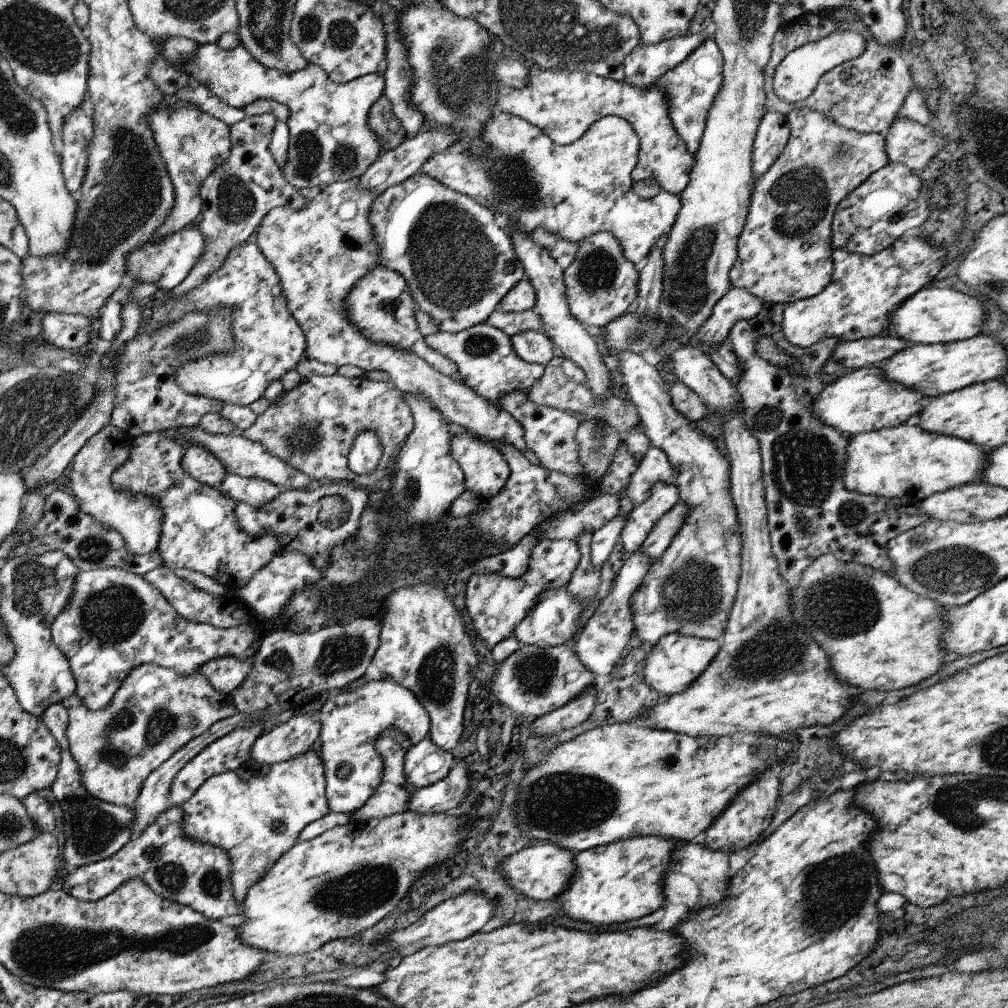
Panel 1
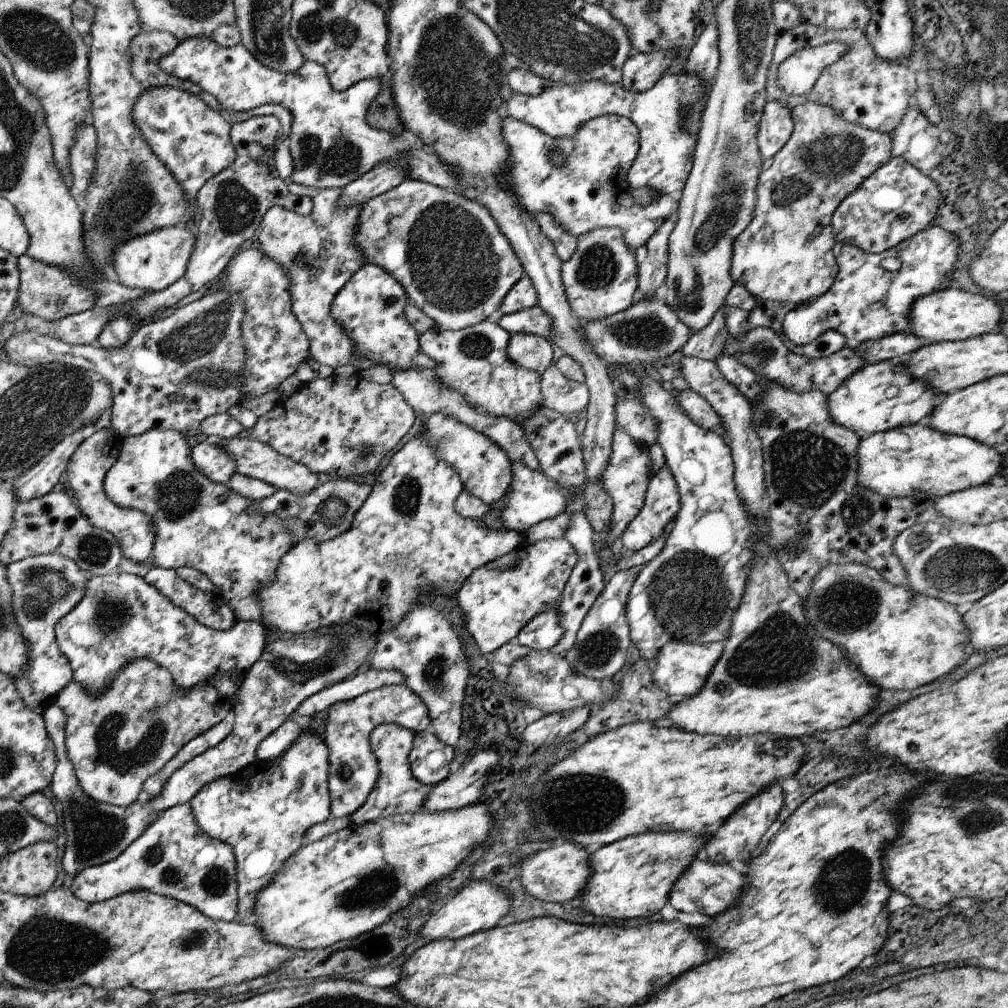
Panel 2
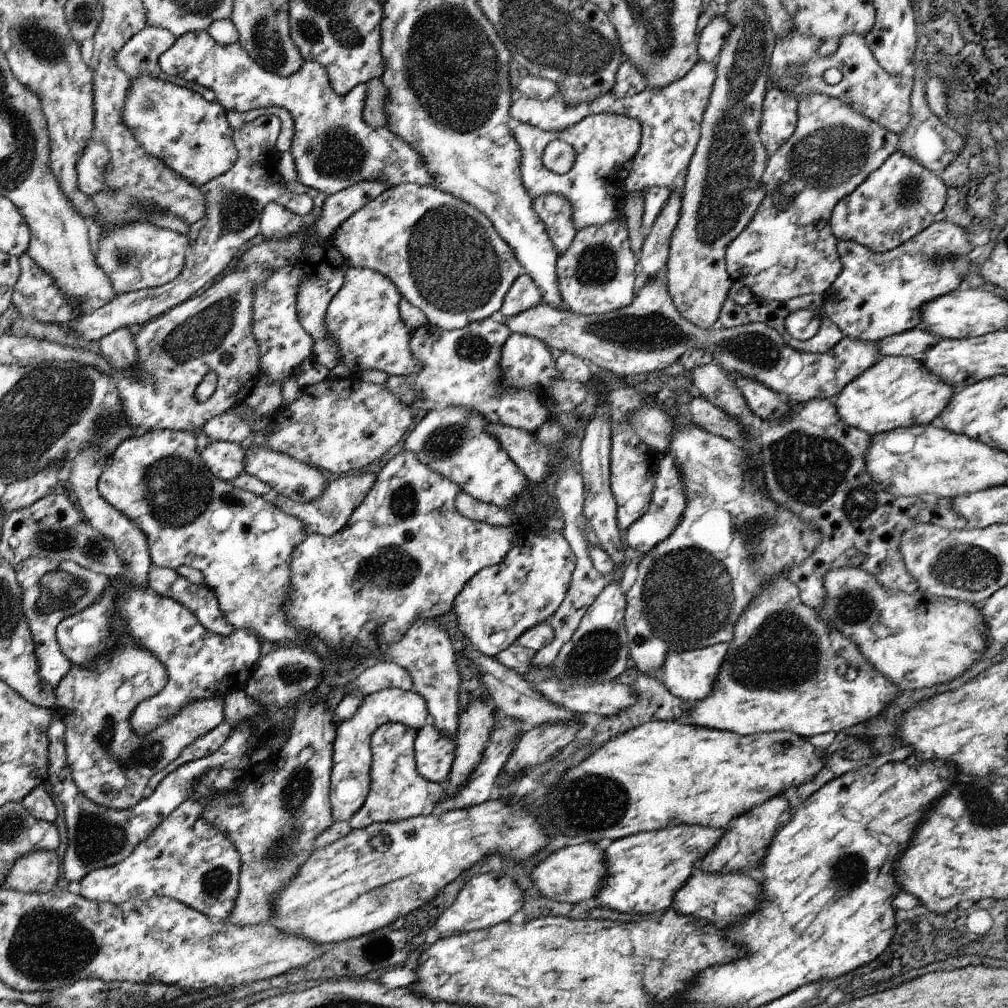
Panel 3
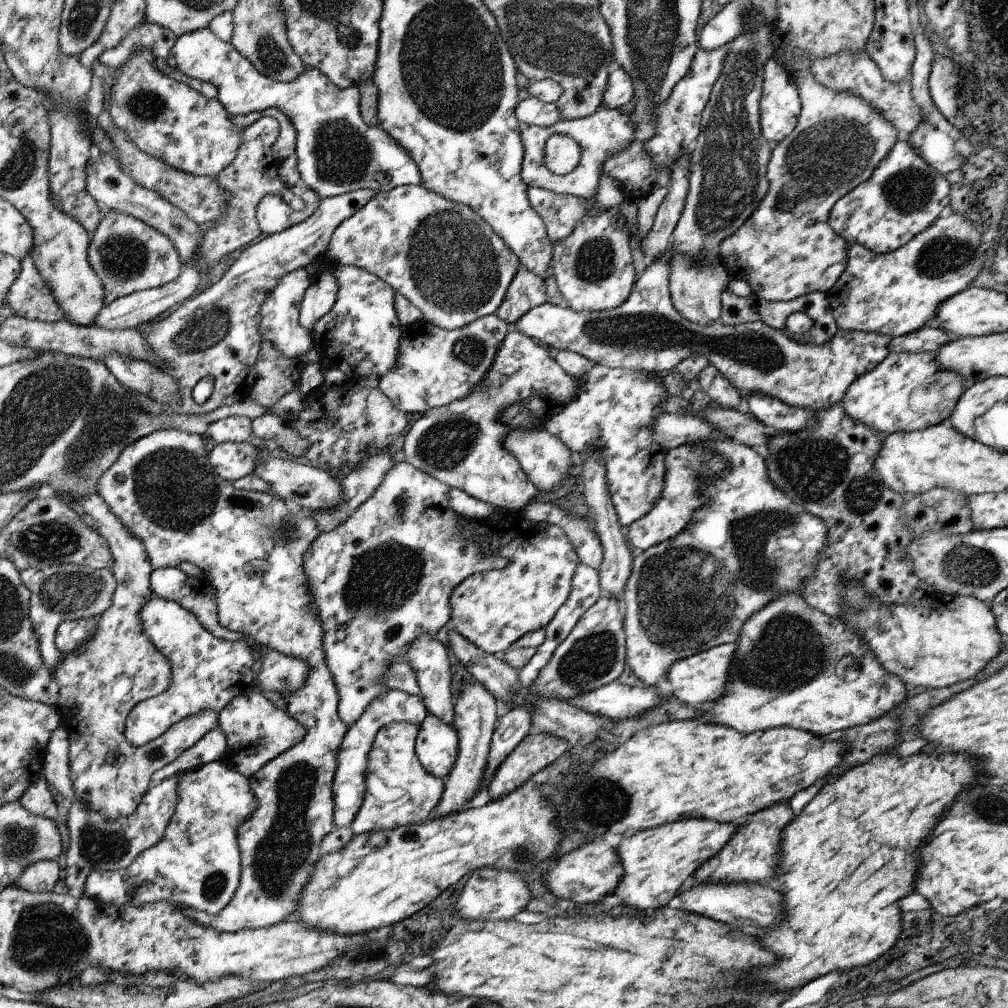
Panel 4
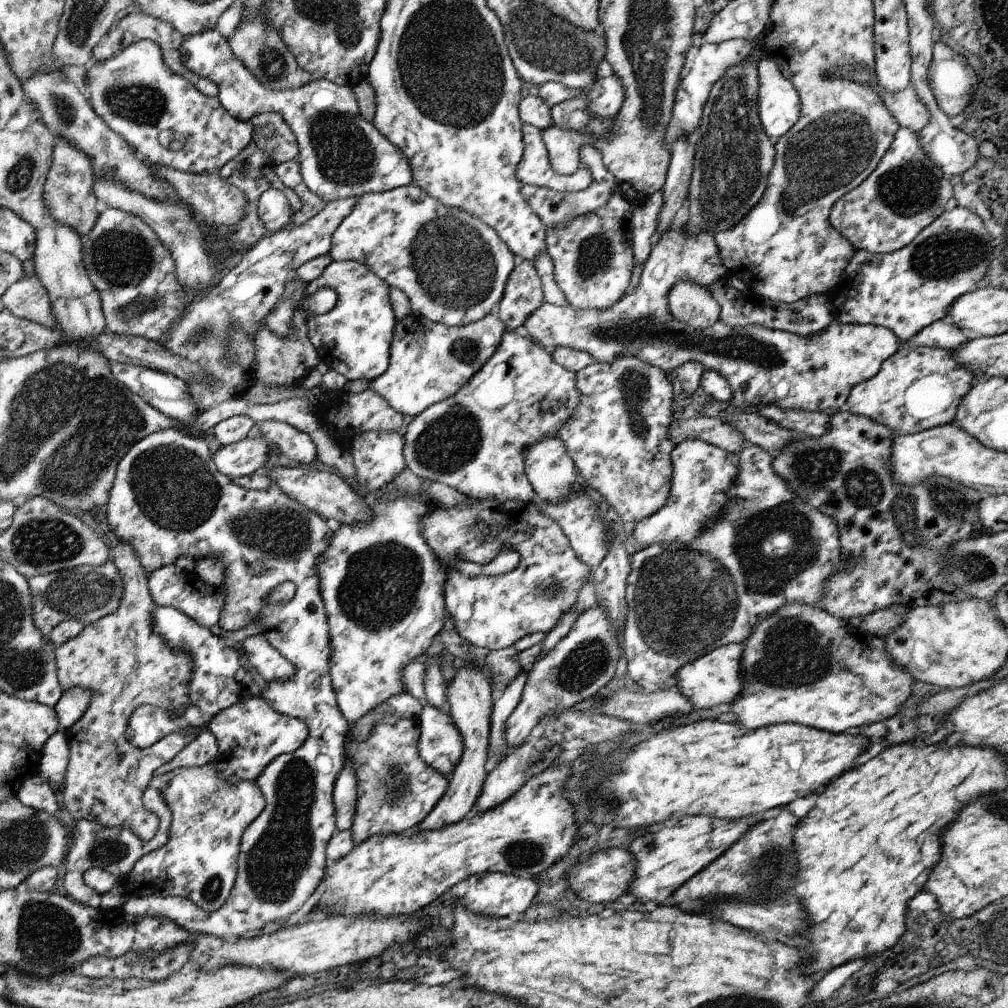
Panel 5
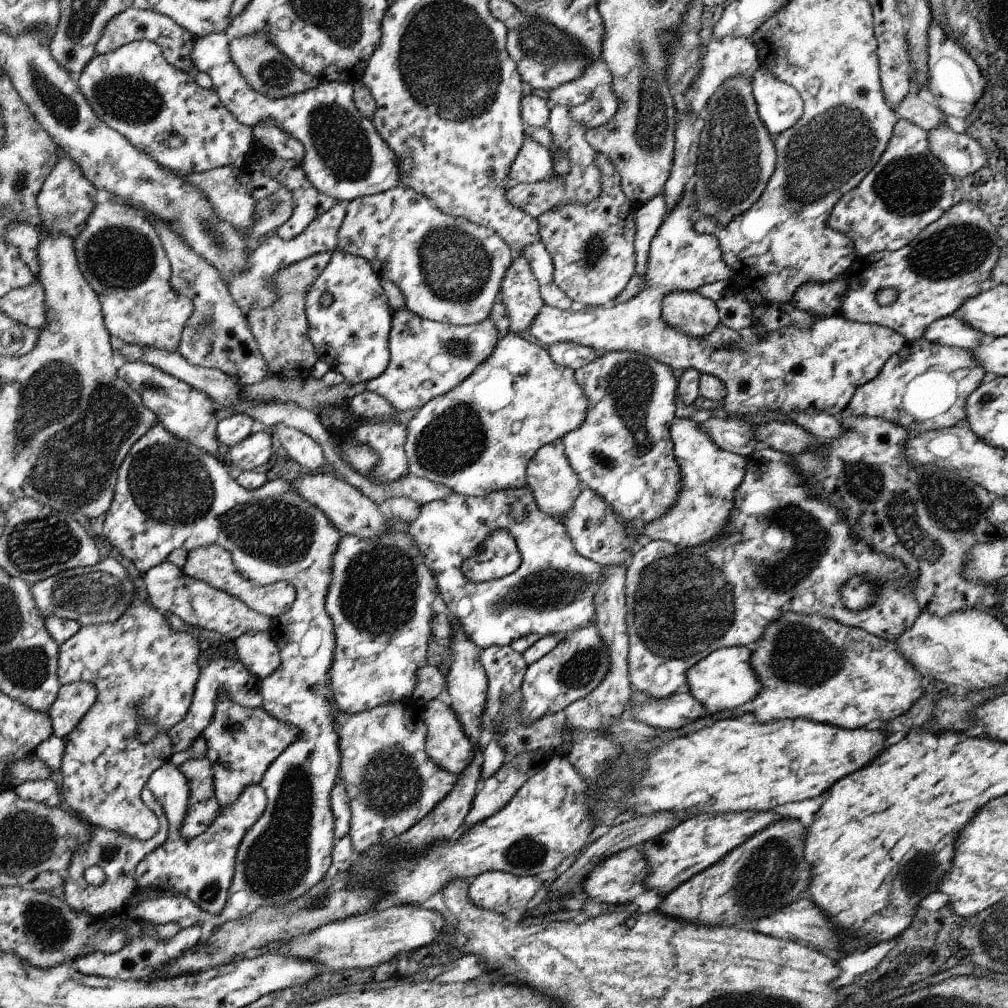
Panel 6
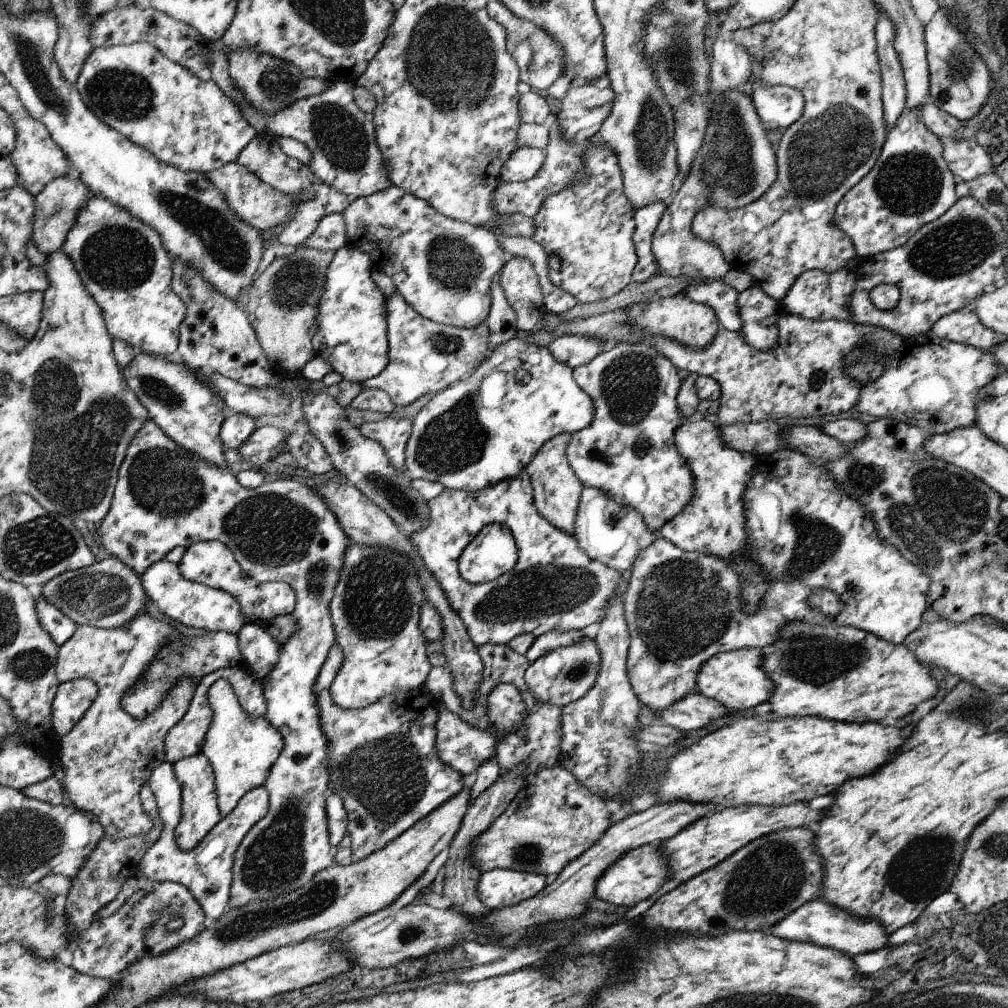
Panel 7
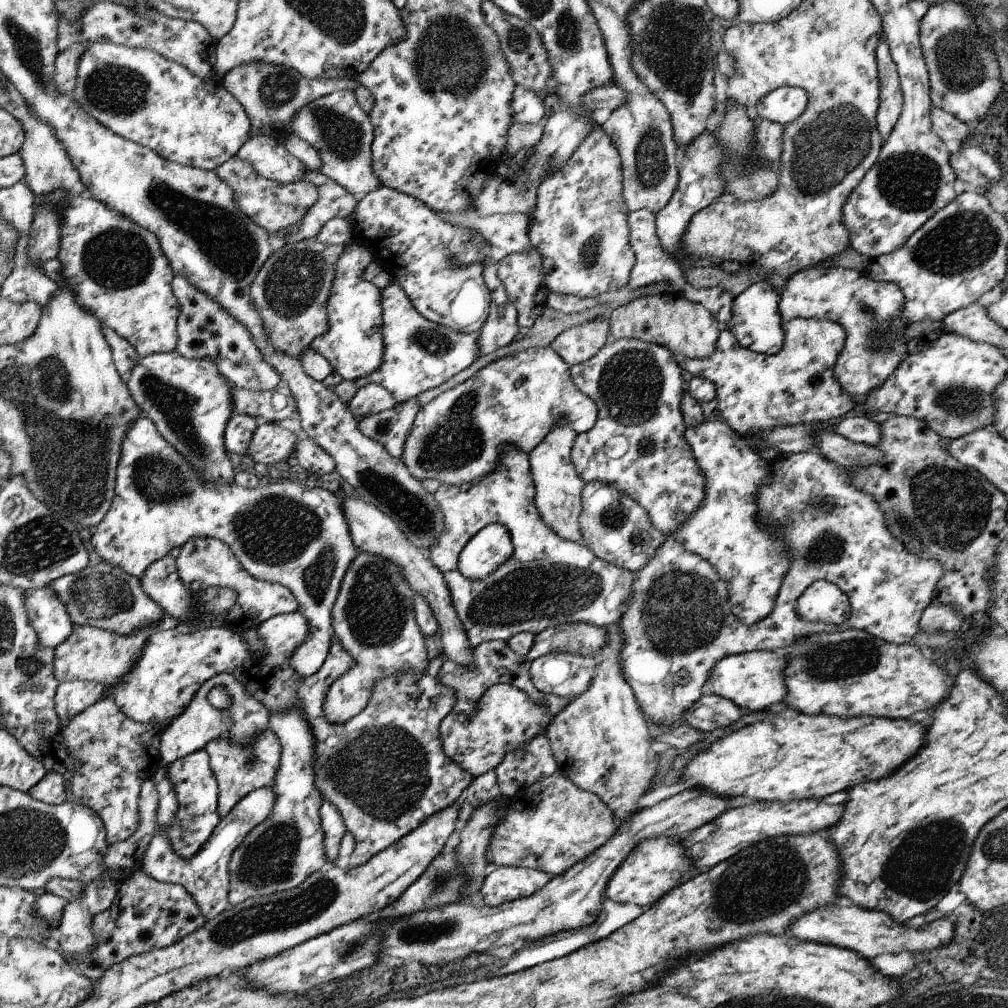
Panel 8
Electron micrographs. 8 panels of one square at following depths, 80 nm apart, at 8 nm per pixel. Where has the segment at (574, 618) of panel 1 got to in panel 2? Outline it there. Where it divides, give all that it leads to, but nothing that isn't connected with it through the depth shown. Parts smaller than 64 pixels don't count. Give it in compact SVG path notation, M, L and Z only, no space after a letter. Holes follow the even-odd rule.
M555 604L553 608L547 608L535 614L535 618L531 618L531 622L527 622L527 626L519 630L513 641L527 649L537 651L553 648L563 636L563 628L559 626L557 612L559 612L559 606Z

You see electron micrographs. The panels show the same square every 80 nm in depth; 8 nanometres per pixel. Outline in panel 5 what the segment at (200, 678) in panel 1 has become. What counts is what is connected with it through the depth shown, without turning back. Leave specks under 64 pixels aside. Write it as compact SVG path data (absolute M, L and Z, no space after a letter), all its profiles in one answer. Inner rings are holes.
M117 540L116 545L110 551L112 561L121 573L123 582L122 599L115 613L107 614L99 618L94 624L84 626L82 633L65 645L54 648L55 667L57 668L57 680L61 684L62 691L74 688L83 688L89 692L86 713L84 713L76 725L72 725L68 731L63 732L69 741L69 758L62 783L64 784L65 810L73 818L79 818L99 822L102 826L113 828L119 826L123 830L133 832L137 838L150 840L157 830L157 818L143 808L142 795L148 788L153 770L173 760L175 754L179 754L181 748L185 748L201 730L193 732L188 729L179 730L162 740L155 742L149 748L134 748L125 738L125 728L130 714L138 706L151 704L151 706L163 706L163 710L181 711L187 704L187 682L191 678L191 656L187 650L173 650L157 638L153 632L151 622L151 610L154 610L154 600L148 586L147 570L139 562L138 554L130 543Z

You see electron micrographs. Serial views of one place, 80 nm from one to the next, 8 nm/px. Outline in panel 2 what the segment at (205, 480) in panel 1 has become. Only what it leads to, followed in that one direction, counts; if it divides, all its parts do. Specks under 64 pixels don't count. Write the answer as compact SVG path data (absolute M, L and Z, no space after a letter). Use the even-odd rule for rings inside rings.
M213 440L194 442L191 462L195 462L195 468L215 484L226 484L231 474L235 474L235 460Z

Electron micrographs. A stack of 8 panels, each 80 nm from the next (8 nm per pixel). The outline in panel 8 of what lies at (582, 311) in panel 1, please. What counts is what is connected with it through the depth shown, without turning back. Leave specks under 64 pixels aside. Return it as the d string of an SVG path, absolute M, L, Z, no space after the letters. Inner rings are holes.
M593 126L585 140L573 150L561 170L543 178L537 188L537 204L528 217L528 238L542 260L542 275L546 291L573 295L578 298L595 298L599 294L623 288L633 269L633 250L630 231L627 229L626 200L621 198L621 159L618 150L607 134Z

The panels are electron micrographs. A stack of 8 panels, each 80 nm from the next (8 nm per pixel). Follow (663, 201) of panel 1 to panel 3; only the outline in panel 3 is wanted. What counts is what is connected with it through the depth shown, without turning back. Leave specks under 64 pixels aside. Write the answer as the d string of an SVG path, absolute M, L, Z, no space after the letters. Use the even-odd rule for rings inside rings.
M201 31L179 37L161 55L158 68L167 75L193 81L211 90L225 112L266 107L287 110L293 122L289 152L296 180L302 186L333 195L357 182L376 179L385 181L387 187L400 183L435 185L433 174L414 147L391 130L373 129L363 121L363 104L367 98L365 84L355 86L350 93L338 95L330 87L326 68L317 62L304 61L296 73L283 77L263 70L237 42L227 46L217 44L206 31ZM601 112L583 118L567 130L547 132L526 123L518 123L511 128L515 142L521 148L522 186L526 188L527 195L533 200L537 196L555 194L562 196L571 206L571 222L575 230L586 229L587 226L607 224L621 220L625 216L619 207L624 199L623 178L619 178L619 168L631 161L641 145L641 124L624 115L615 115ZM553 139L563 140L575 152L573 166L565 174L554 174L543 167L541 154L545 146Z

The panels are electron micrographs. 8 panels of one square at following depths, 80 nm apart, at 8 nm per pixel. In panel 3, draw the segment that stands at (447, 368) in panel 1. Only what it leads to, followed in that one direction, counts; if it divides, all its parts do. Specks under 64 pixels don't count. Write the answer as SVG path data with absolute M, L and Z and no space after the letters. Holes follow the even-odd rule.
M350 267L347 269L343 286L337 289L326 310L326 324L331 338L335 338L335 342L339 344L339 352L342 353L339 363L347 366L351 375L358 375L368 368L383 371L389 376L407 376L417 374L421 370L421 362L415 360L414 352L411 351L412 330L403 323L398 308L401 300L402 292L386 275L369 268Z

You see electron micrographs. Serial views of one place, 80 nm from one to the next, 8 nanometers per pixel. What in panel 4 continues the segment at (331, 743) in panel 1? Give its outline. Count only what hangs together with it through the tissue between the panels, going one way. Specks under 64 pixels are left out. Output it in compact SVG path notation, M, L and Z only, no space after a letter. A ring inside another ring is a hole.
M389 688L367 706L367 710L354 725L349 726L340 747L333 779L334 827L350 826L362 807L363 794L366 792L365 771L369 747L374 743L378 731L391 722L407 722L419 726L426 714L426 706L419 695L409 695L405 691Z

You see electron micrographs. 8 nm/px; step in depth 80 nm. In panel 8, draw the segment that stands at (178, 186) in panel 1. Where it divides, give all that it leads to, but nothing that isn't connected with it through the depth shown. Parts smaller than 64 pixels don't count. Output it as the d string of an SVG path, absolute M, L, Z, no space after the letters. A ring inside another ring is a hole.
M89 43L79 58L72 94L107 130L183 166L215 170L250 138L246 112L219 78L197 78L149 48Z

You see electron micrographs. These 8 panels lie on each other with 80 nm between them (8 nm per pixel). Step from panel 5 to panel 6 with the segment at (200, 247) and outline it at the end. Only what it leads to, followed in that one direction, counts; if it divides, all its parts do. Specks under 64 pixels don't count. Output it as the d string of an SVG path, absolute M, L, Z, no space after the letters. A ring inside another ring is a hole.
M127 202L123 204L138 210L142 217L151 223L161 239L163 250L166 250L166 255L169 256L171 288L177 294L189 298L193 305L193 312L183 326L178 354L194 366L219 370L222 374L235 379L240 386L263 381L267 375L266 362L262 354L259 354L258 344L254 341L245 313L233 304L219 270L215 270L215 266L205 262L205 258L195 254L191 246L187 246L187 242L183 242L183 238L177 236L167 222L153 218L147 210L141 210Z

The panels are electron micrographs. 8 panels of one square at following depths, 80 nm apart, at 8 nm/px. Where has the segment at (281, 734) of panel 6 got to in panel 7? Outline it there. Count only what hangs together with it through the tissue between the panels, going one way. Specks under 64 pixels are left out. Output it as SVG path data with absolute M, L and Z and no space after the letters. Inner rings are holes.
M219 679L210 686L207 700L213 711L213 721L200 751L213 767L218 810L224 817L247 792L264 784L278 754L282 752L284 740L281 732L272 727L265 716L251 717L241 708L225 679Z

